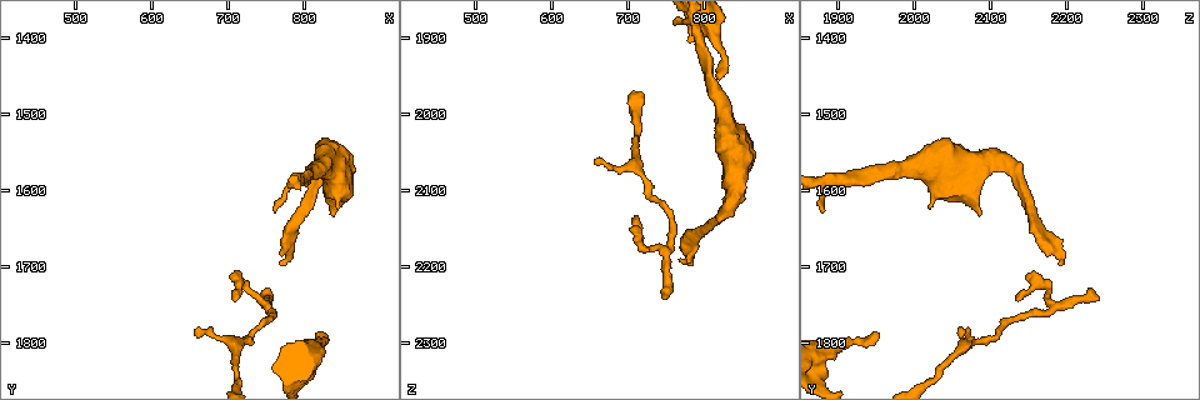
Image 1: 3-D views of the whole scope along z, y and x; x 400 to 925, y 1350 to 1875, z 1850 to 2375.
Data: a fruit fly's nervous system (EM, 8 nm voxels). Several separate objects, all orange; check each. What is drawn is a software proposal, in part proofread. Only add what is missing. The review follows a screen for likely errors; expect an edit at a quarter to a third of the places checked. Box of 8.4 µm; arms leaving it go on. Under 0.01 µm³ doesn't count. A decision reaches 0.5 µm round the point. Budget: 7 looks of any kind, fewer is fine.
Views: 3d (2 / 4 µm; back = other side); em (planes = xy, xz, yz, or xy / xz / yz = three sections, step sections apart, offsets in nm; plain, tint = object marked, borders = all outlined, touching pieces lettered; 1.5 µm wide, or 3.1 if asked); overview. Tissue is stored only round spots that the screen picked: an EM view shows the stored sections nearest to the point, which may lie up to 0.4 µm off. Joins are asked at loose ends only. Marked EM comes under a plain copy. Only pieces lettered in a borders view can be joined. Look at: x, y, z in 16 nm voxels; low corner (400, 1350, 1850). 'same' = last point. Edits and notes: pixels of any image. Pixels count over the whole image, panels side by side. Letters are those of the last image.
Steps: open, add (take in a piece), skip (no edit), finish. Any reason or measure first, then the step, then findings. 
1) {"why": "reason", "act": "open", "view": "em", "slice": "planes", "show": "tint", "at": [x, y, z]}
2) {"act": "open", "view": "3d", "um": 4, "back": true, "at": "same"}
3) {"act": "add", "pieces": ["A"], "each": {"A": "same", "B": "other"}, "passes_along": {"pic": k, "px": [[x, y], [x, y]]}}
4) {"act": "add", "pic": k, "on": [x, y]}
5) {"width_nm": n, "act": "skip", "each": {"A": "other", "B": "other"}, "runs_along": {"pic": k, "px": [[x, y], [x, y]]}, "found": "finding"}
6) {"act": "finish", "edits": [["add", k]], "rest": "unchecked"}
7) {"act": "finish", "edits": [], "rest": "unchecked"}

{"why": "thick end", "act": "open", "view": "em", "slice": "xy", "step": 8, "show": "tint", "at": [845, 1620, 2020]}

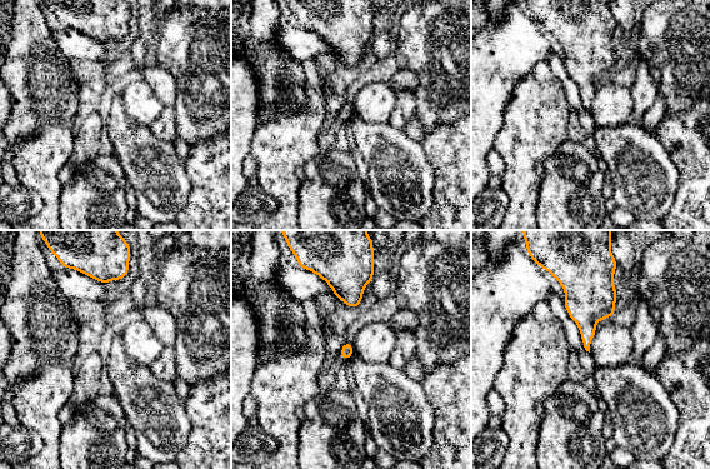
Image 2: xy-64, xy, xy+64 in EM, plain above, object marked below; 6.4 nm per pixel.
{"act": "open", "view": "em", "slice": "planes", "show": "borders", "at": "same"}

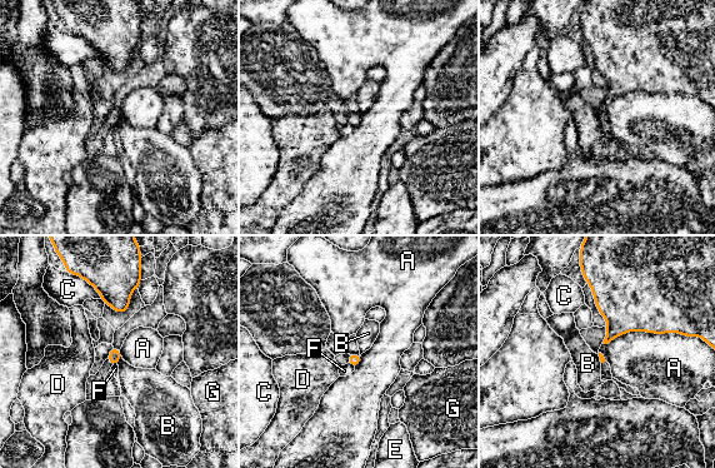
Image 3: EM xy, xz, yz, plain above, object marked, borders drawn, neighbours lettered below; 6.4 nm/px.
{"act": "skip", "each": {"A": "other", "B": "other", "C": "other", "D": "other", "E": "other", "F": "other", "G": "other"}, "border": {"pic": 3, "px": [[120, 356], [118, 364]]}, "found": "none of them fits"}

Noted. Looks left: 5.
{"why": "free end", "act": "open", "view": "3d", "um": 2, "at": [815, 1795, 1955]}

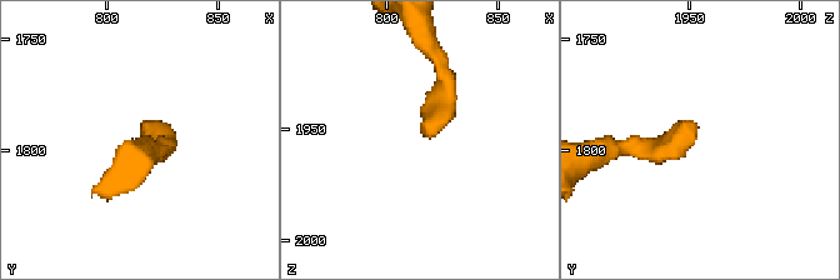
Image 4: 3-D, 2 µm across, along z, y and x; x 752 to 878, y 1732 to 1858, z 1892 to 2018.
{"why": "now the EM", "act": "open", "view": "em", "slice": "planes", "show": "borders", "at": [818, 1796, 1954]}

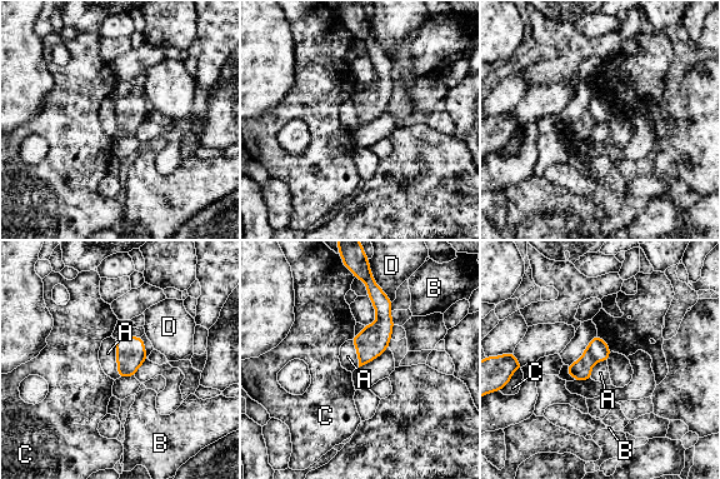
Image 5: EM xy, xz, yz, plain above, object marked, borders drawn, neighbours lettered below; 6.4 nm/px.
{"act": "skip", "each": {"A": "other", "B": "other", "C": "other", "D": "other"}, "border": {"pic": 5, "px": [[114, 339], [116, 372], [120, 377]]}, "found": "none of them fits"}

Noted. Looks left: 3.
{"why": "free end", "act": "open", "view": "em", "slice": "xy", "step": 4, "show": "borders", "at": [745, 1745, 2240]}

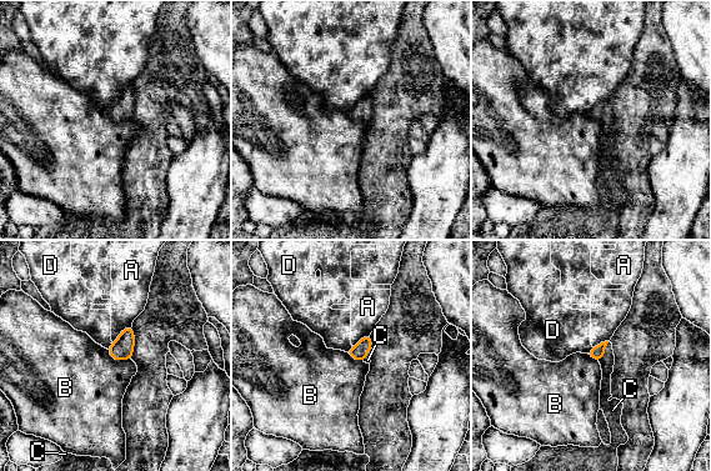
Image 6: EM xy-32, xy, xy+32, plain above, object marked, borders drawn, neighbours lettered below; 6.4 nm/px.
{"why": "another direction", "act": "open", "view": "em", "slice": "planes", "show": "borders", "at": "same"}

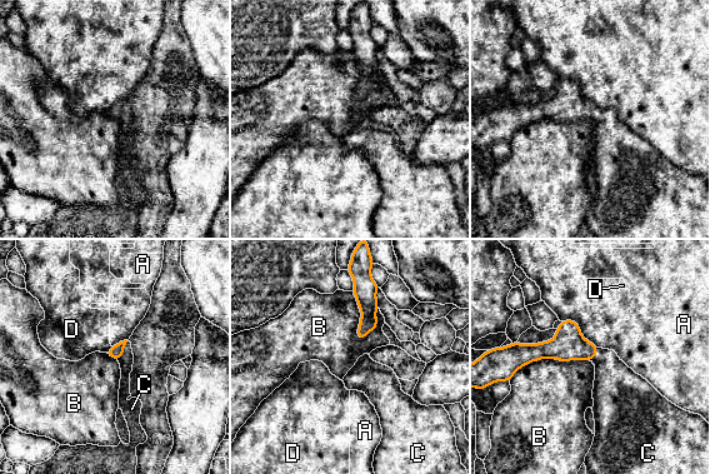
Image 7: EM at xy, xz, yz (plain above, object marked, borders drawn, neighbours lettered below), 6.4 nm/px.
{"longest_contact_nm": ["B", 320], "act": "add", "pieces": ["C"], "each": {"A": "other", "B": "other", "C": "same", "D": "other"}, "passes_along": {"pic": 7, "px": [[116, 352], [123, 350], [126, 360]]}, "found": "it goes on there"}

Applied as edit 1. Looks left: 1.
{"act": "finish", "edits": [["add", 7]], "rest": "unchecked"}

